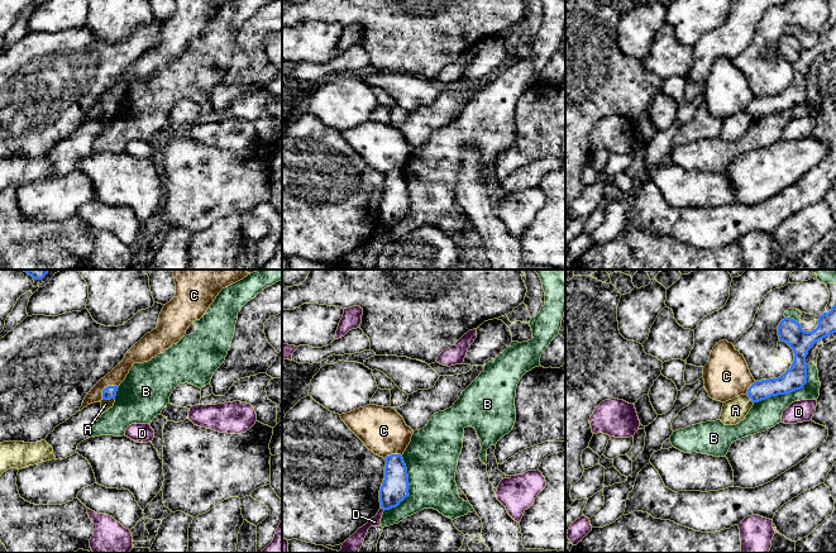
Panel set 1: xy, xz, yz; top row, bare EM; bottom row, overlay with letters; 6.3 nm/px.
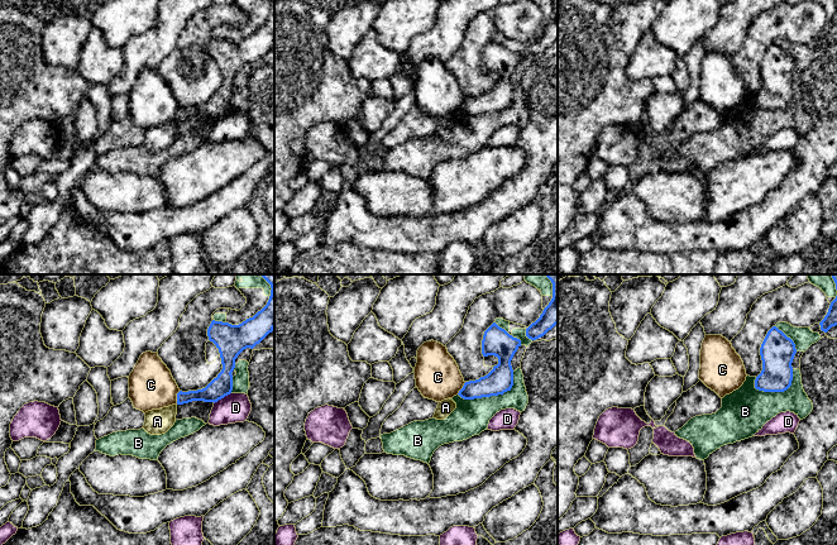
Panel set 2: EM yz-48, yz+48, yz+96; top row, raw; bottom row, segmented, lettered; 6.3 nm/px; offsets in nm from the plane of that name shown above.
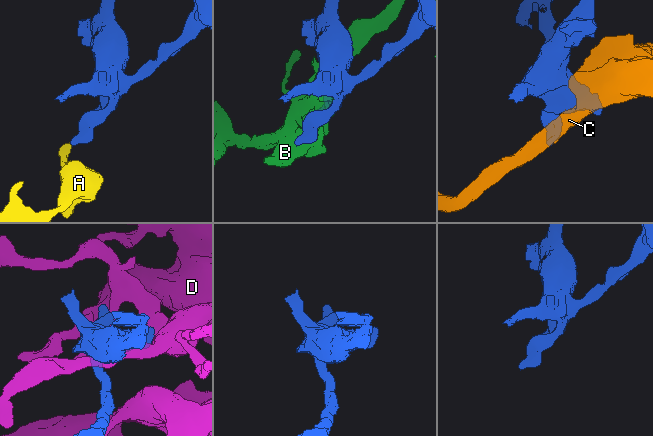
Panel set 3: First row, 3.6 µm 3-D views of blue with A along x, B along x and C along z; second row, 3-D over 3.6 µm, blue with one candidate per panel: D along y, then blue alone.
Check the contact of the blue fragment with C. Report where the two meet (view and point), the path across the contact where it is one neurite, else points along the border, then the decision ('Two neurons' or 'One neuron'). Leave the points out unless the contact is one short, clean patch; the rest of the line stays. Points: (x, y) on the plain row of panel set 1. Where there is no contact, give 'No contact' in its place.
Touches blue at xy (105, 104). Boundary: xy (118, 103), (106, 103), (103, 106), (101, 115). Two neurons

